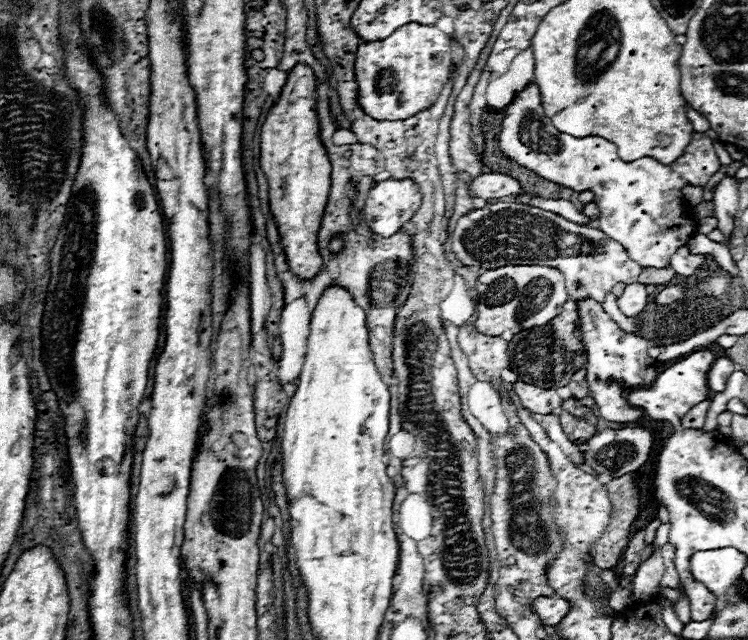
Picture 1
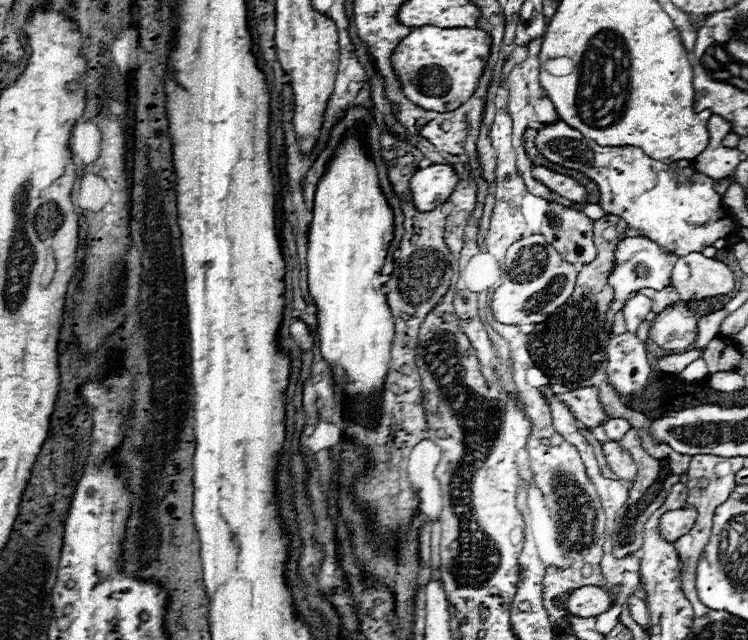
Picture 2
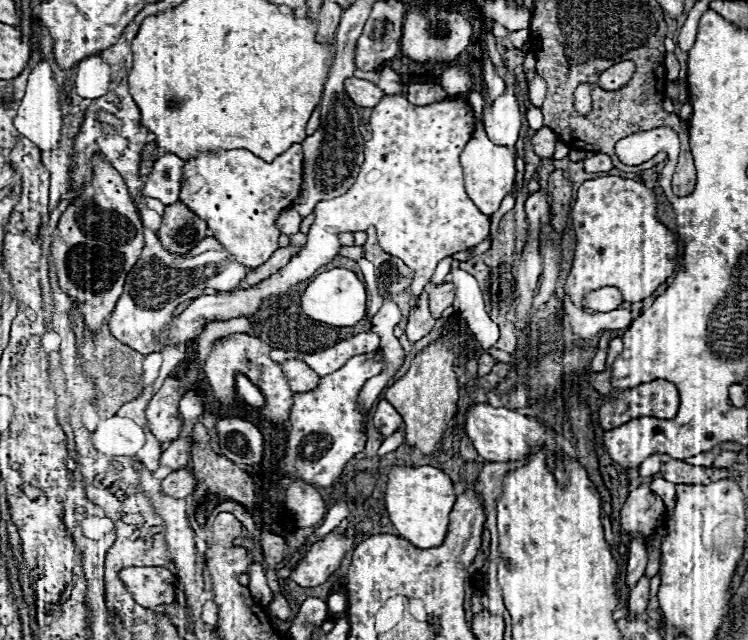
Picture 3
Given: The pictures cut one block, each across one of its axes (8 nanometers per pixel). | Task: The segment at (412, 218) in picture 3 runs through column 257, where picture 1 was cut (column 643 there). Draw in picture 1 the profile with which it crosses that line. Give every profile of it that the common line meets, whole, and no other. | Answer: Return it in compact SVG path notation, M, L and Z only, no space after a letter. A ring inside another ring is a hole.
M628 284L624 294L618 298L618 306L626 316L638 316L648 306L648 292L644 284Z

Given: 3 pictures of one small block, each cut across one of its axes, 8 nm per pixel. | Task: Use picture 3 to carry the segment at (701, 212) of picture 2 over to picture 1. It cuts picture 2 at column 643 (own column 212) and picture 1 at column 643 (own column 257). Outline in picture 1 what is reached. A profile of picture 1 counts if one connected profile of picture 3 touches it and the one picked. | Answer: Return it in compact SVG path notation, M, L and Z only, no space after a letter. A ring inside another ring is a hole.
M536 84L526 86L506 108L500 148L506 156L550 182L576 192L594 192L594 202L600 208L598 228L622 244L630 258L642 268L670 268L670 258L678 248L686 246L698 226L688 206L684 206L684 186L704 186L710 176L722 168L712 140L696 132L686 152L672 164L662 164L650 156L622 162L616 154L616 146L606 138L574 138L558 132L544 114Z

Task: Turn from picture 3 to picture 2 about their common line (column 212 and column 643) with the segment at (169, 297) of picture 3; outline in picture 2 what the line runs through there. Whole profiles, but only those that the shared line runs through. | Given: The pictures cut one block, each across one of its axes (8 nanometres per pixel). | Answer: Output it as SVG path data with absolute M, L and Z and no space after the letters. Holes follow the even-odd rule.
M626 236L618 246L616 246L616 252L614 252L614 270L610 272L608 276L608 284L614 288L614 298L610 302L610 308L606 312L605 328L609 332L612 331L612 325L614 322L614 314L622 308L626 296L630 292L638 292L640 288L666 288L670 286L670 274L672 274L672 268L676 264L676 256L674 254L664 254L658 244L646 240L646 238L640 238L640 236Z

